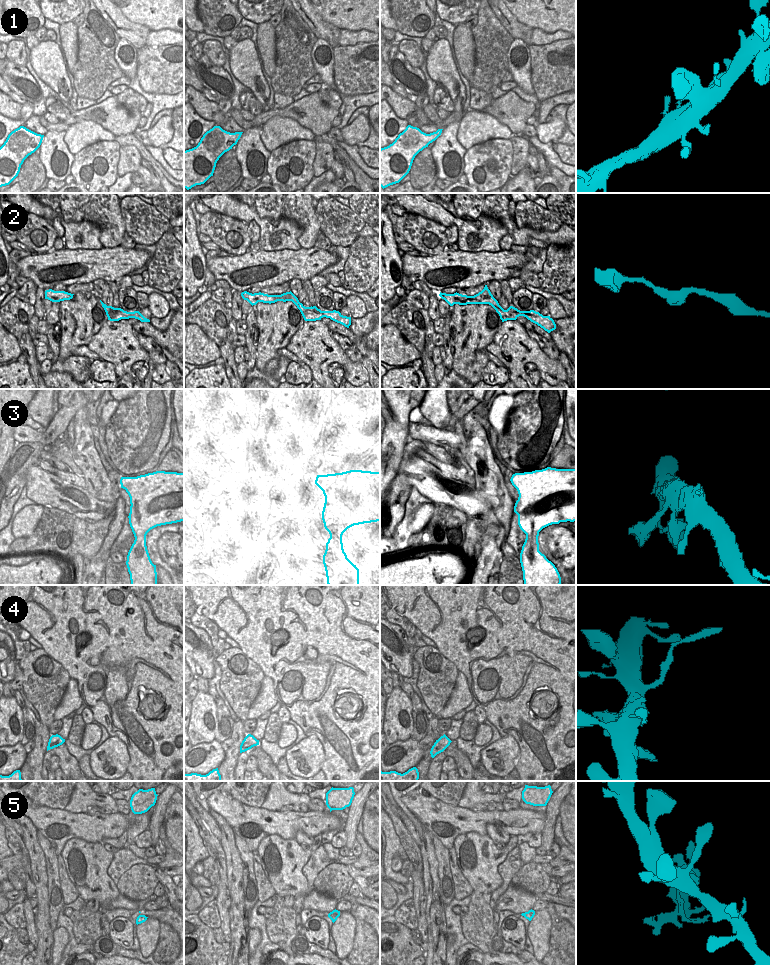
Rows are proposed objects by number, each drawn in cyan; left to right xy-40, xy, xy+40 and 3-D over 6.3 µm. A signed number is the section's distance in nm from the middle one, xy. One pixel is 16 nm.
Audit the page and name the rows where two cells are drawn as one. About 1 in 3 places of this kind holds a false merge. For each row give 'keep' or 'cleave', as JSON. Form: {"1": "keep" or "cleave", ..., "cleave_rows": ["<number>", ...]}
{"1": "keep", "2": "keep", "3": "keep", "4": "cleave", "5": "cleave", "cleave_rows": ["4", "5"]}

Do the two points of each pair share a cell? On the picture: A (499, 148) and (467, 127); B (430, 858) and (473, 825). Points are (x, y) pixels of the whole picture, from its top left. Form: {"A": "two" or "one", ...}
{"A": "two", "B": "two"}

